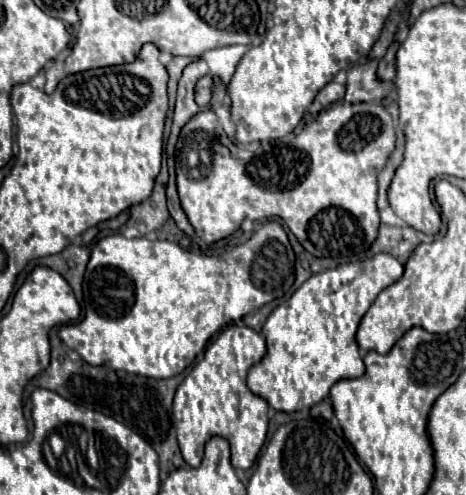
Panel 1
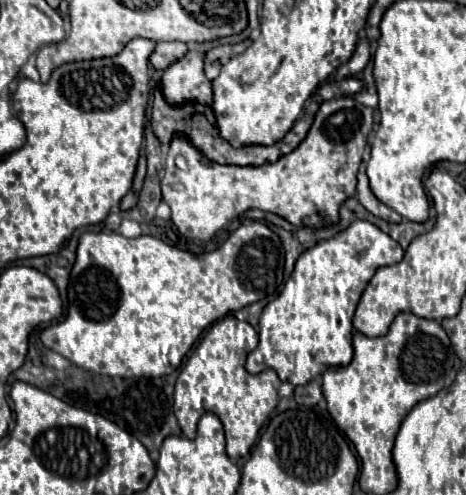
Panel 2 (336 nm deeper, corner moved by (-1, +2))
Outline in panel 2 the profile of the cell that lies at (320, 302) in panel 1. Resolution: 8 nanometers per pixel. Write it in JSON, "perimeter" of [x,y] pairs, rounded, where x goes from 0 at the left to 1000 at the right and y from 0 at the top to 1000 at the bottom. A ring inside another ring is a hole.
{"perimeter":[[[762,446],[723,479],[646,511],[612,584],[560,632],[556,697],[530,717],[530,749],[547,758],[582,741],[607,774],[620,770],[642,782],[689,758],[697,741],[749,737],[758,725],[753,644],[766,612],[805,547],[861,523],[861,495],[792,446]]]}

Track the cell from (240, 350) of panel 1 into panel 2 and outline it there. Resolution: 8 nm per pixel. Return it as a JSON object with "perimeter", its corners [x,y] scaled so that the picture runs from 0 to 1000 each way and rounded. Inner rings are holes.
{"perimeter":[[[500,636],[448,661],[427,701],[388,745],[373,784],[373,836],[401,887],[418,883],[418,863],[436,834],[461,834],[483,863],[487,919],[504,927],[534,919],[560,863],[599,810],[594,782],[603,778],[586,745],[569,745],[556,758],[526,749],[526,725],[552,701],[552,689],[552,669],[530,648],[513,648]]]}

